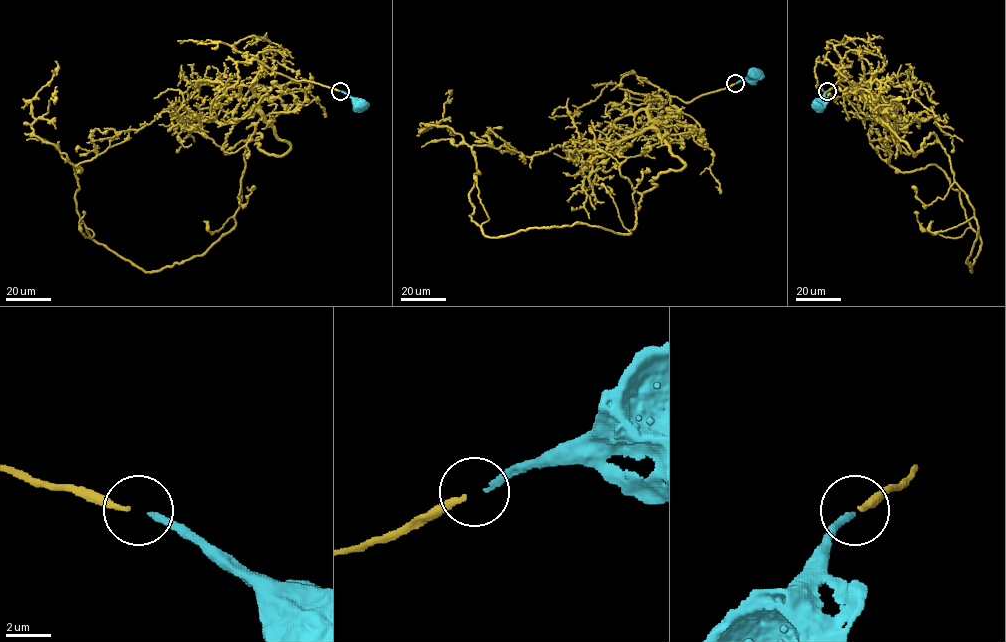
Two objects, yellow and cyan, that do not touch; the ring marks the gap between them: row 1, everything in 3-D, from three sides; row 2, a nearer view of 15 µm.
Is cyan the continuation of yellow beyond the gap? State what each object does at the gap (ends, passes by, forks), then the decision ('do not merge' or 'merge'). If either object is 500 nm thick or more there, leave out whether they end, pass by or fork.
yellow ends | cyan ends | merge

